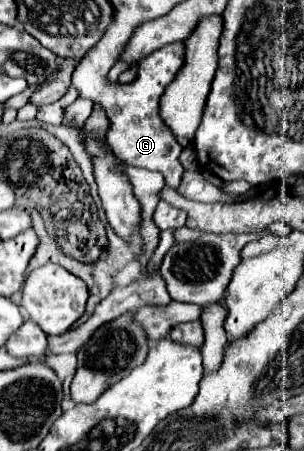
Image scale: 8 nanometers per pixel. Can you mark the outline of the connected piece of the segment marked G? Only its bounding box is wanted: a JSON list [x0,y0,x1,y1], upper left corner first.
[72,42,184,189]

